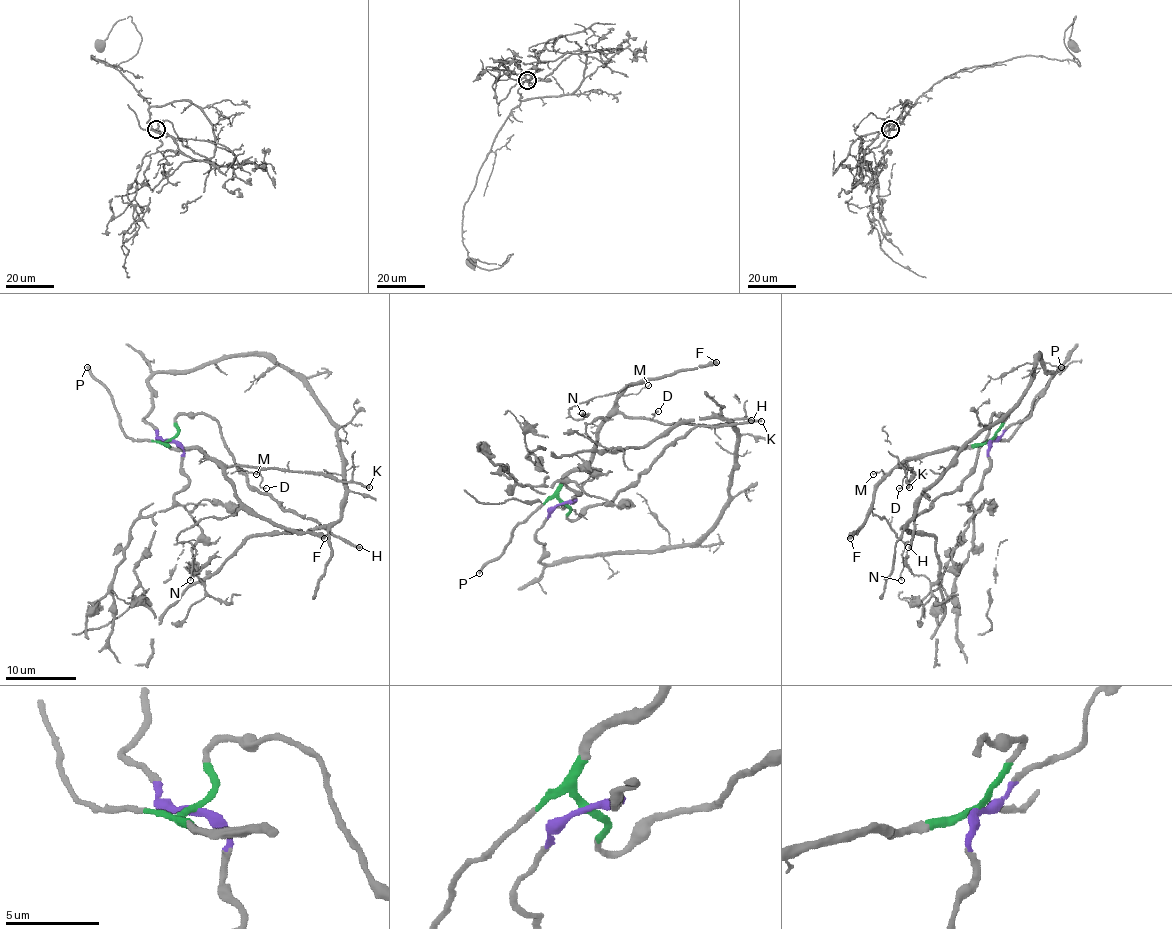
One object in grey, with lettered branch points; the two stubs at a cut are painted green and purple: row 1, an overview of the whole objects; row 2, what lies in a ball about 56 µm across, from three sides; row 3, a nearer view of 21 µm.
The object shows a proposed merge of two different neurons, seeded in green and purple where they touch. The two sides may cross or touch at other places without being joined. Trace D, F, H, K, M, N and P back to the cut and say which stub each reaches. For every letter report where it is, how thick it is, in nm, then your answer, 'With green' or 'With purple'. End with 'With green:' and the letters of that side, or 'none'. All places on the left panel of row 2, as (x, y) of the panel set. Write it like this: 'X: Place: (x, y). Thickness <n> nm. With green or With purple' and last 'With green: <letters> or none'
D: Place: (266, 488). Thickness 140 nm. With green
F: Place: (324, 538). Thickness 550 nm. With green
H: Place: (359, 547). Thickness 320 nm. With green
K: Place: (369, 487). Thickness 280 nm. With green
M: Place: (256, 474). Thickness 120 nm. With green
N: Place: (190, 580). Thickness 150 nm. With green
P: Place: (87, 367). Thickness 320 nm. With green
With green: D, F, H, K, M, N, P

